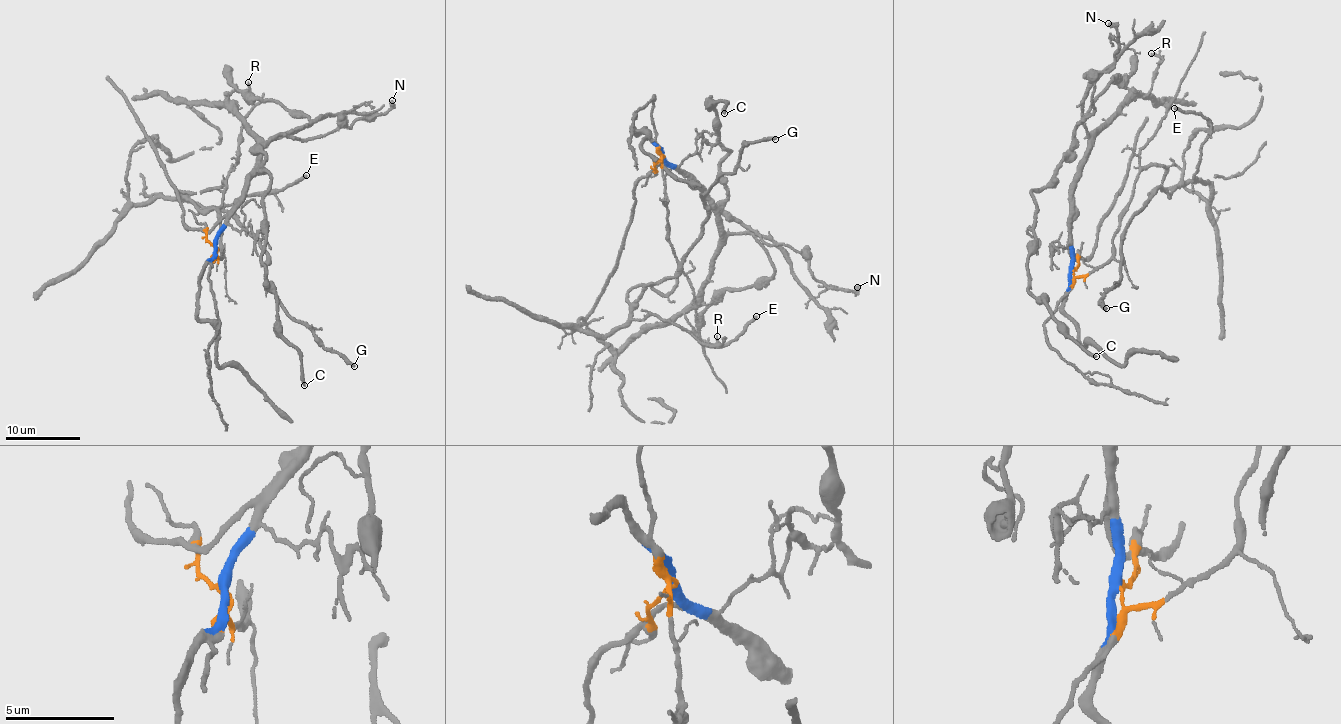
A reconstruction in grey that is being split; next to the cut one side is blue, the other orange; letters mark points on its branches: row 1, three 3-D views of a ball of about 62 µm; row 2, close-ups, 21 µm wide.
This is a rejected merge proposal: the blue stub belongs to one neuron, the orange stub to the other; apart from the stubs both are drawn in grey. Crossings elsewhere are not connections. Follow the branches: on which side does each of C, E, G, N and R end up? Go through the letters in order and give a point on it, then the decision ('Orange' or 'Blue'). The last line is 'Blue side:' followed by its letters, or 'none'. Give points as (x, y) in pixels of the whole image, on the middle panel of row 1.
C: Place: (724, 113). Blue
E: Place: (756, 316). Orange
G: Place: (775, 139). Orange
N: Place: (857, 287). Blue
R: Place: (717, 336). Blue
Blue side: C, N, R

